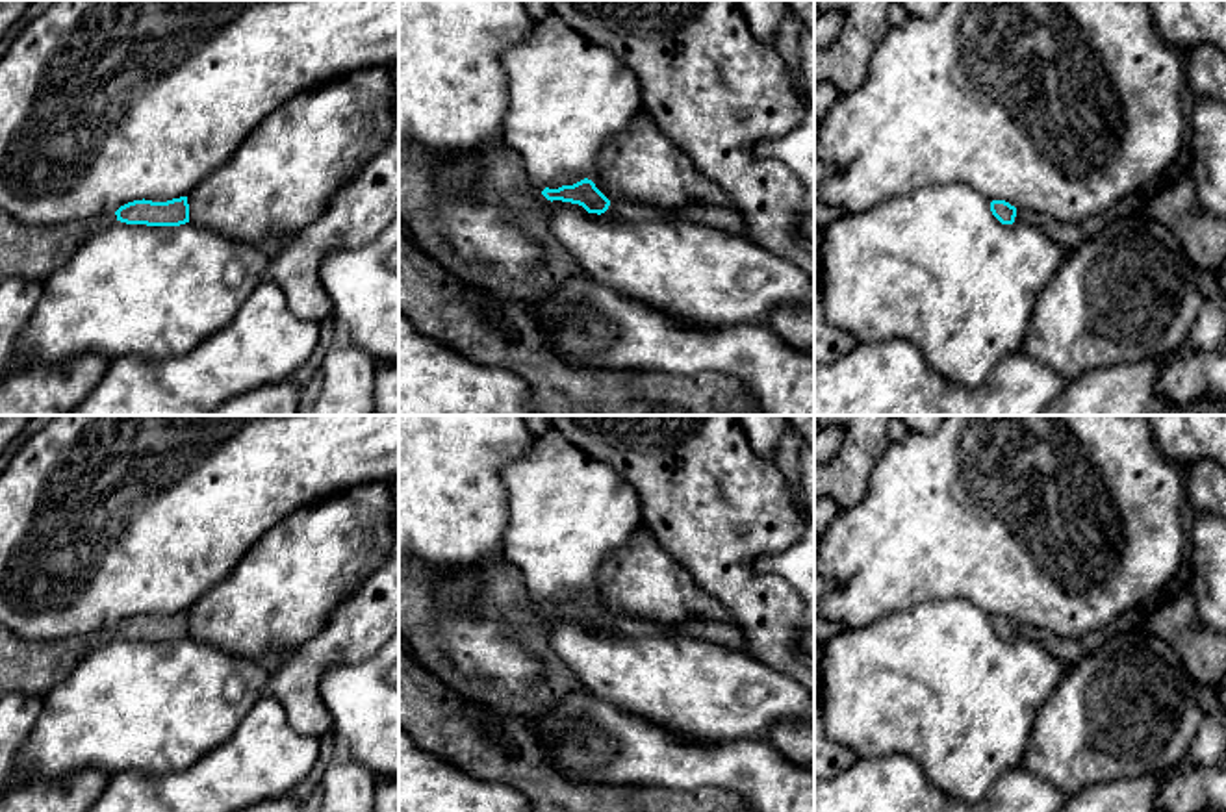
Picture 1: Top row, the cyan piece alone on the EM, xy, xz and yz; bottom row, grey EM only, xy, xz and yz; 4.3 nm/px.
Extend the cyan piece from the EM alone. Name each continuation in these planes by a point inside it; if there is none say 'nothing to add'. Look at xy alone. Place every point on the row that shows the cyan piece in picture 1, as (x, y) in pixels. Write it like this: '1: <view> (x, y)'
1: xy (32, 253)

